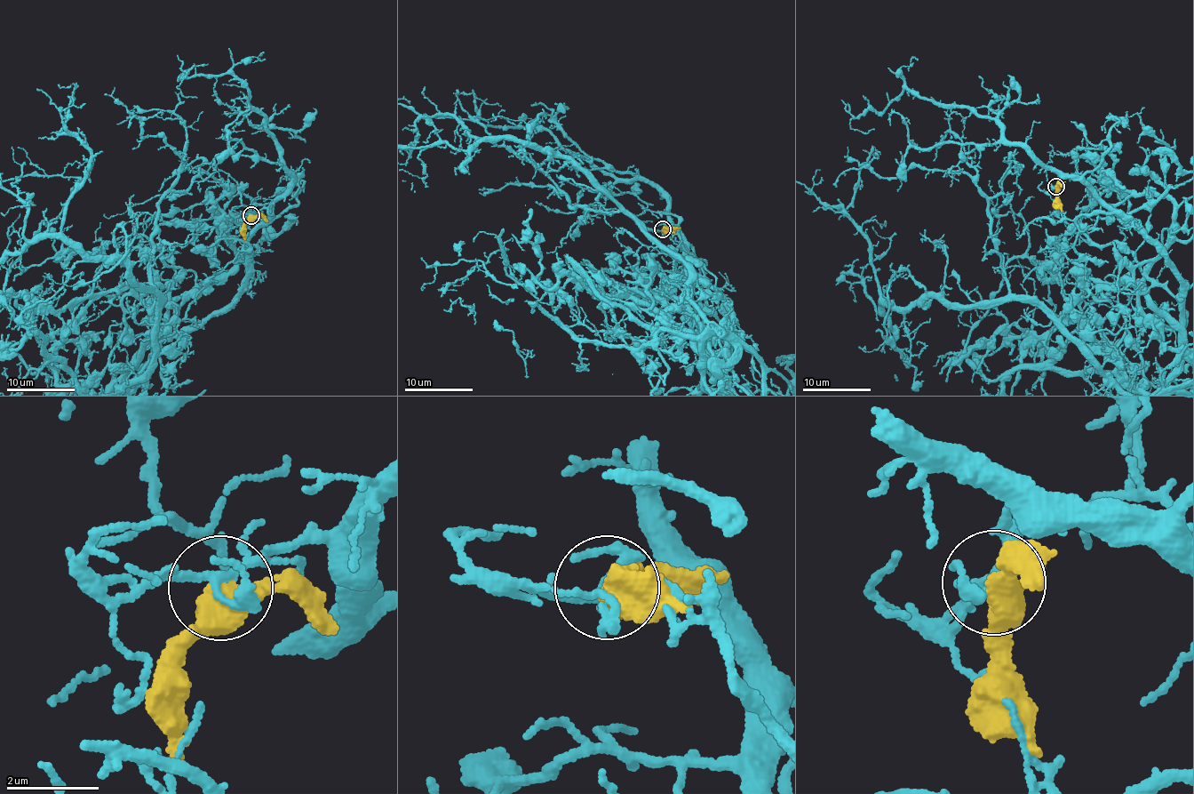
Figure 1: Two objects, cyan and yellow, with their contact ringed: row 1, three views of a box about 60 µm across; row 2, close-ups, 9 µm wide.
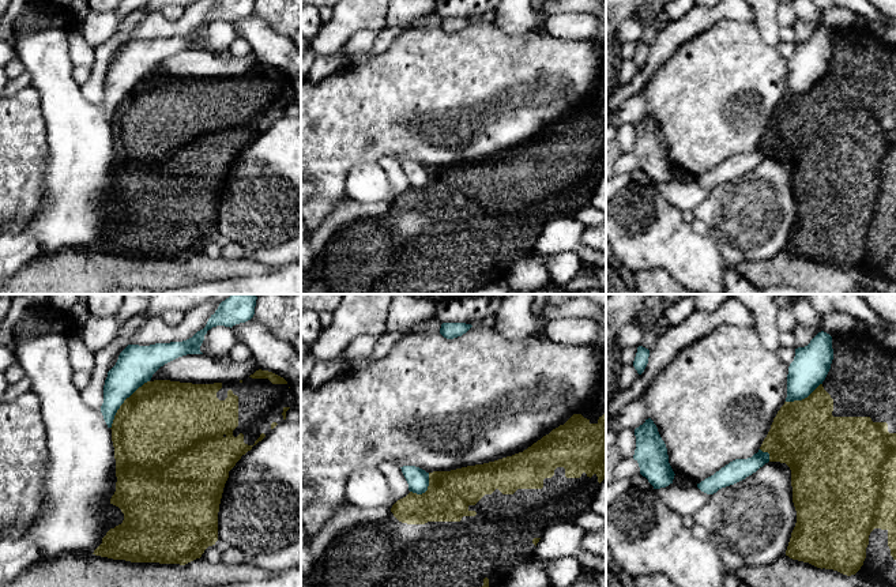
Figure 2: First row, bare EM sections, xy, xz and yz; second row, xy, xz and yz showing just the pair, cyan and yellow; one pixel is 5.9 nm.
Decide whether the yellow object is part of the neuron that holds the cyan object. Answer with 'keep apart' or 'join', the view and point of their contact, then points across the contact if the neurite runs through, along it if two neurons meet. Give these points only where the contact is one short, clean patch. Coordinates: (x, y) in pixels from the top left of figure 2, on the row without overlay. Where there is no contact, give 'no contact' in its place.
keep apart; meets cyan in xy at (123, 97)

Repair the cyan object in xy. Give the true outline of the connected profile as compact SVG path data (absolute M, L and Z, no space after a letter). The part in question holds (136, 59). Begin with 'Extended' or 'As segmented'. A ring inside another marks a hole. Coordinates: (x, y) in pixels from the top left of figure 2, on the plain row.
As segmented. M219 0L206 22L182 37L155 38L150 41L128 39L118 50L116 60L108 67L103 80L101 108L108 123L127 93L150 76L165 59L187 50L203 49L200 41L208 25L217 20L233 22L251 15L256 0Z

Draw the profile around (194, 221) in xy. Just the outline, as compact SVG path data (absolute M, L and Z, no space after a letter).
M268 65L231 78L192 79L170 75L147 76L117 105L112 118L116 154L116 187L110 199L124 208L121 219L110 223L93 249L131 257L185 260L200 253L218 236L218 207L229 166L261 136L293 102L287 76Z

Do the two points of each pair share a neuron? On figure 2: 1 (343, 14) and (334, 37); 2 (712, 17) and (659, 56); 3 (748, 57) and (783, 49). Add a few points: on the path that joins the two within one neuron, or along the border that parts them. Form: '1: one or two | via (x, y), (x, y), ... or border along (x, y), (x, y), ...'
1: one | via (343, 19), (343, 25), (337, 32)
2: one | via (699, 19), (670, 42)
3: two | border along (775, 46), (787, 61)

